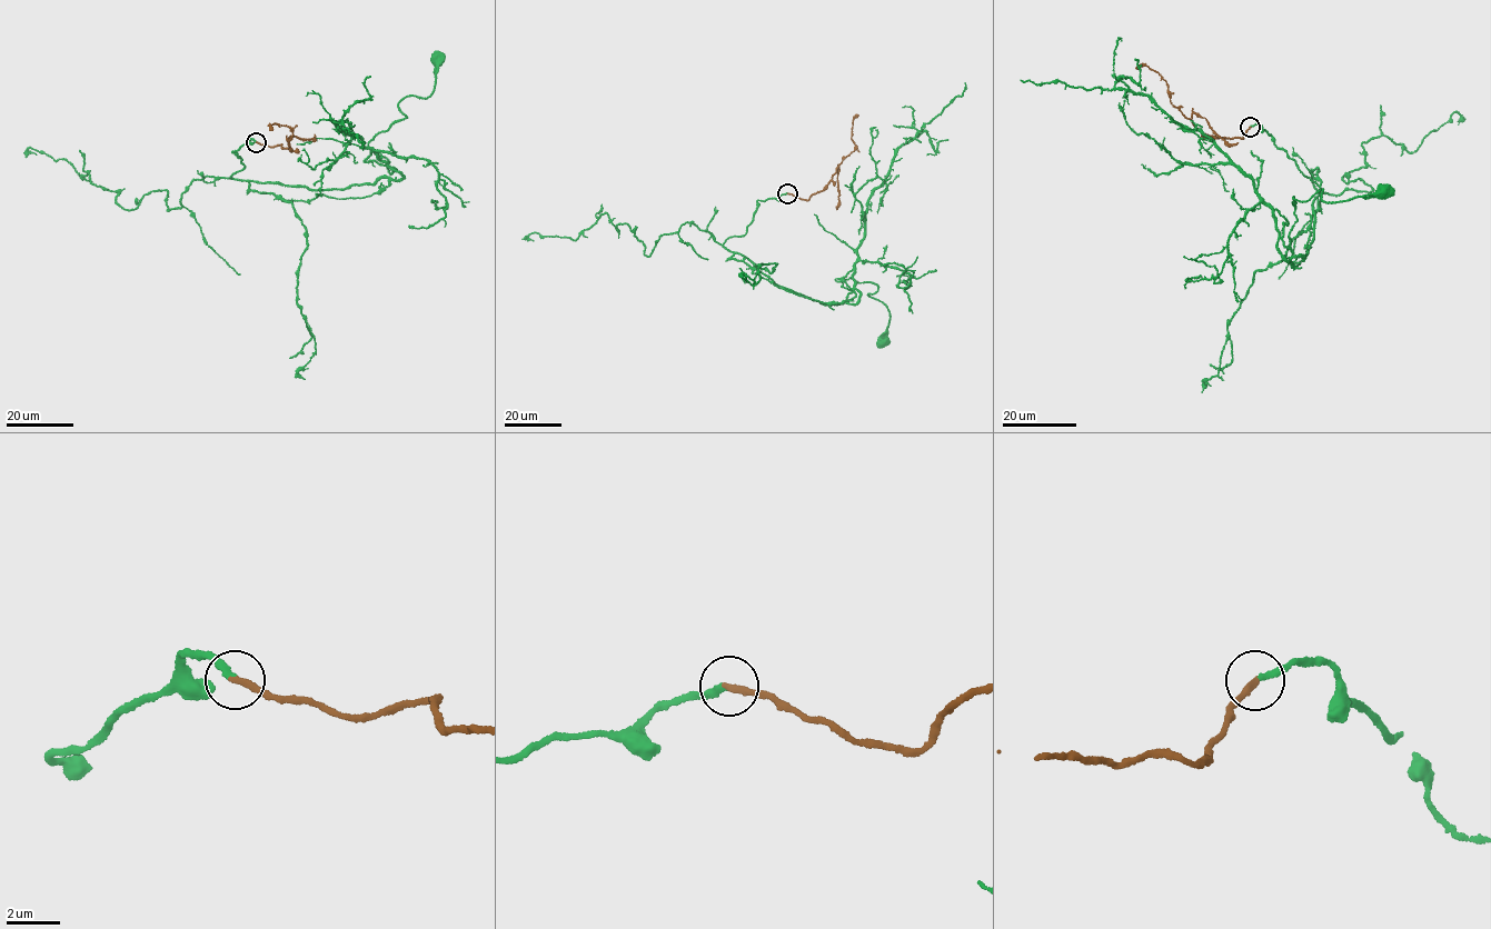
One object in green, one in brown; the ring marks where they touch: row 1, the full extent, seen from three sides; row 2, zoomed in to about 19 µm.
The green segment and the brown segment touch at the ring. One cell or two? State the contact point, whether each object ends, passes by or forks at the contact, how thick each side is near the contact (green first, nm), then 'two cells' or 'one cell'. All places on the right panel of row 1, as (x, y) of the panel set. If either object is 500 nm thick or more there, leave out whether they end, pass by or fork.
at (1250, 127); green ends there; brown ends there; 240 nm thick on the green side, 280 nm on the other; one cell

